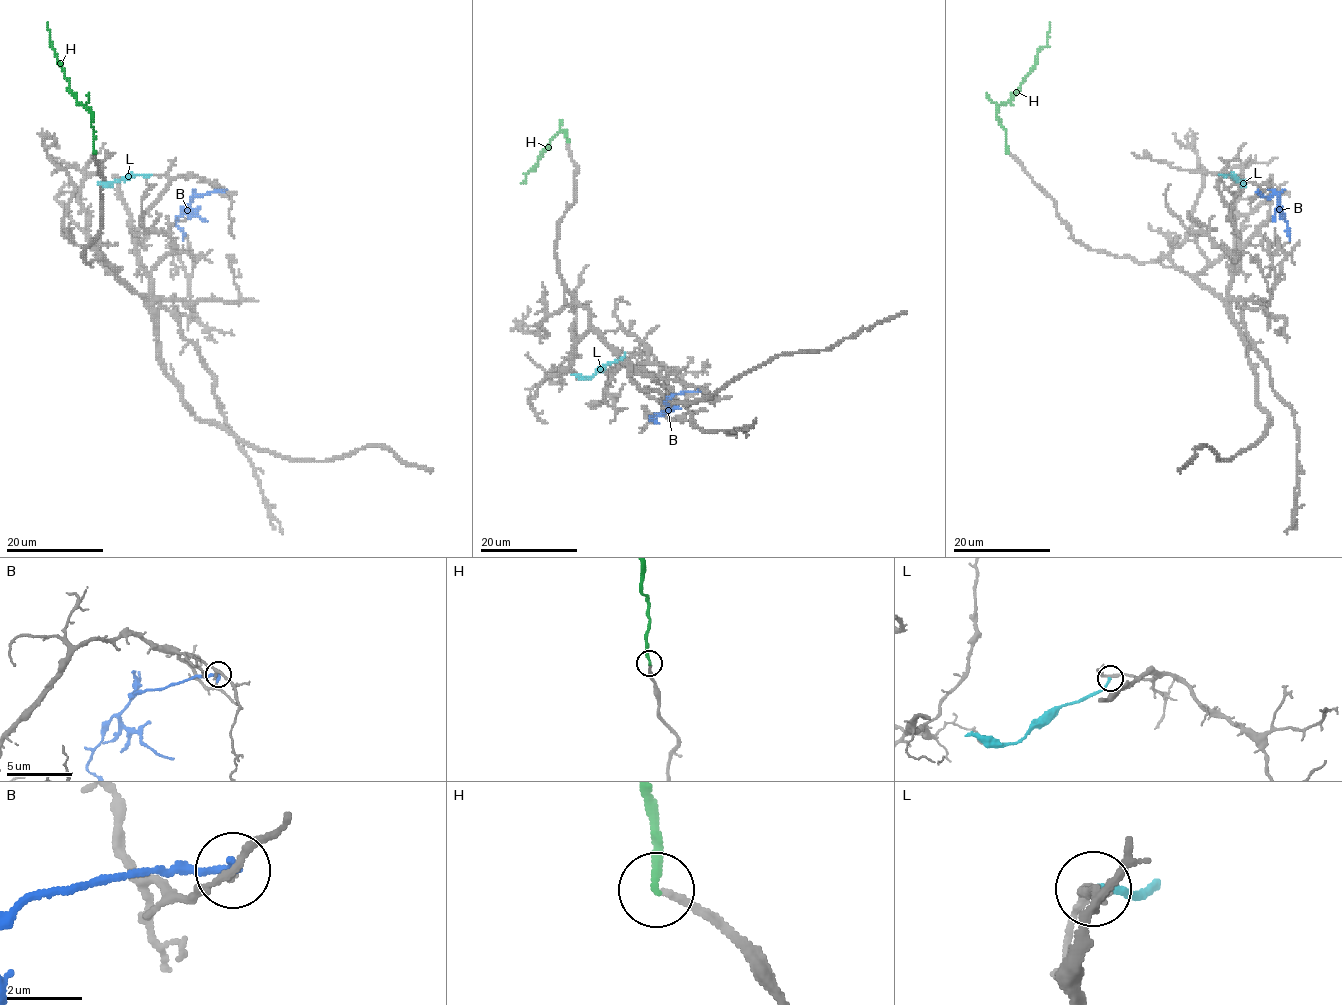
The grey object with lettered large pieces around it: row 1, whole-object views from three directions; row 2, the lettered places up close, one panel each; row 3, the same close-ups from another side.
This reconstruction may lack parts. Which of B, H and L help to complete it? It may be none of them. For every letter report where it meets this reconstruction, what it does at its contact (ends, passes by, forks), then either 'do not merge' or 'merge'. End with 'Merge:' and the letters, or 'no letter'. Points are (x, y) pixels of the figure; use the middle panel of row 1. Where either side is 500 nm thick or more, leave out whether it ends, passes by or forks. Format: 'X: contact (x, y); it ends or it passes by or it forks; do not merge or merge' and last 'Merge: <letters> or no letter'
B: contact (698, 392); it ends; do not merge
H: contact (567, 140); it ends; merge
L: contact (625, 354); it ends; do not merge
Merge: H

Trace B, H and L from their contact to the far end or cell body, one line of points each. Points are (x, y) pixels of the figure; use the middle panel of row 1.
B: (698, 392), (673, 394), (667, 400), (667, 412), (653, 415), (650, 420), (656, 423)
H: (567, 139), (565, 130), (560, 130), (521, 182)
L: (625, 354), (590, 377), (571, 375)

